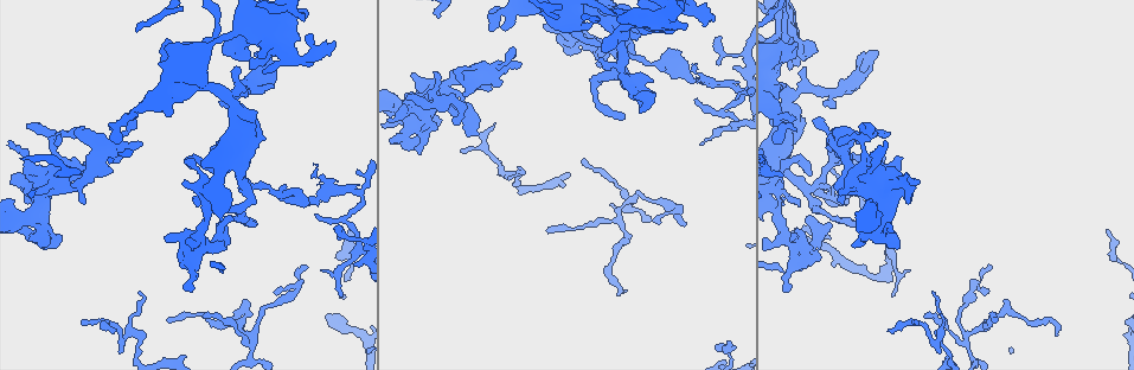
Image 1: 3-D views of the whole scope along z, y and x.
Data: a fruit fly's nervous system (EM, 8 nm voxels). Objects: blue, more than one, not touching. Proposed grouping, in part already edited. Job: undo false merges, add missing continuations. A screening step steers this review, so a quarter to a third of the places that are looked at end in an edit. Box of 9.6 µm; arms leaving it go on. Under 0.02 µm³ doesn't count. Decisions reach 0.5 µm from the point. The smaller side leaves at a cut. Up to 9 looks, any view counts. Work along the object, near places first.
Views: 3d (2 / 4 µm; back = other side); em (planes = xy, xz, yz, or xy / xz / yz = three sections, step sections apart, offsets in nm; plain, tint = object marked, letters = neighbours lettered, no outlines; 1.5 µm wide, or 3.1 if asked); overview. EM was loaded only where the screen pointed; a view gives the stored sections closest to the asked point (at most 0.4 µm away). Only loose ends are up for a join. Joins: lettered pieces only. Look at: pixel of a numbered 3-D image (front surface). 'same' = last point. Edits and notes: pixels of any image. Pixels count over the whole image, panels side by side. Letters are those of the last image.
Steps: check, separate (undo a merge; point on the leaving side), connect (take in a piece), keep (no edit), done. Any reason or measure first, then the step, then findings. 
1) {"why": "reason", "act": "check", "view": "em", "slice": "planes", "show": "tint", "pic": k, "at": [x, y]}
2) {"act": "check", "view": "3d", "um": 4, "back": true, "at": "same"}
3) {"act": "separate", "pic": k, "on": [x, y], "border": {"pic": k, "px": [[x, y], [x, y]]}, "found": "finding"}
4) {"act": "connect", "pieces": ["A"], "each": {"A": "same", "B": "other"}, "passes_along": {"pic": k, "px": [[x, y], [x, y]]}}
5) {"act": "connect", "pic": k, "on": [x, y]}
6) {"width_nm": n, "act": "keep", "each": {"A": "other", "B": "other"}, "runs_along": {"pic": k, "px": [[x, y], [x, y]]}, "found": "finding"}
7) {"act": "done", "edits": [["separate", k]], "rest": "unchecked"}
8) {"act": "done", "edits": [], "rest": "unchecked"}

{"why": "free end", "act": "check", "view": "3d", "um": 2, "pic": 1, "at": [522, 63]}

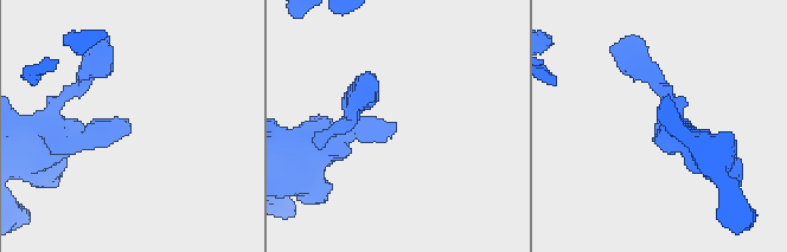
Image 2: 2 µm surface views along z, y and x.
{"why": "now the EM", "act": "check", "view": "em", "slice": "yz", "step": 4, "show": "plain", "pic": 2, "at": [126, 122]}

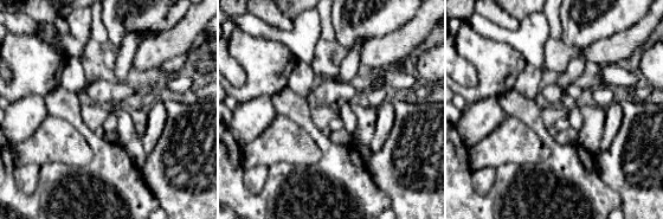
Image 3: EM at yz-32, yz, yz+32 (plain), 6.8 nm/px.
{"act": "check", "view": "em", "slice": "yz", "step": 4, "show": "letters", "at": "same"}

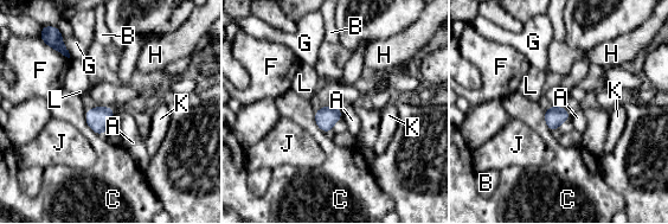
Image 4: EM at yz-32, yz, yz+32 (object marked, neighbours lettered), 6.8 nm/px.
{"width_nm": 140, "act": "keep", "each": {"A": "other", "B": "other", "C": "other", "F": "other", "G": "other", "H": "other", "J": "other", "K": "other", "L": "other"}, "border": {"pic": 4, "px": [[60, 40], [70, 57]]}, "found": "none of them fits"}

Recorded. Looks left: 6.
{"why": "free end", "act": "check", "view": "3d", "um": 2, "pic": 1, "at": [82, 201]}

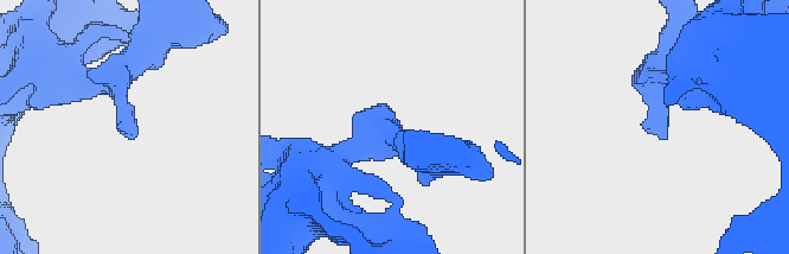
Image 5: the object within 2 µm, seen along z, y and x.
{"why": "now the EM", "act": "check", "view": "em", "slice": "planes", "show": "letters", "pic": 5, "at": [134, 136]}

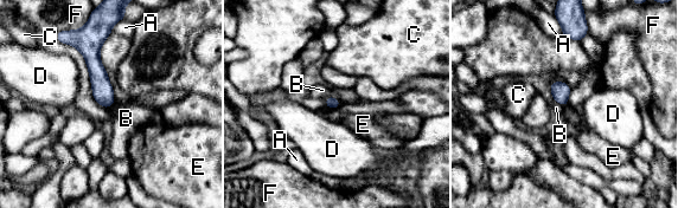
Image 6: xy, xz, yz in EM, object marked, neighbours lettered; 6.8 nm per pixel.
{"act": "keep", "each": {"A": "other", "B": "other", "C": "other", "D": "other", "E": "other", "F": "other"}, "runs_along": {"pic": 6, "px": [[103, 33], [94, 65], [107, 104]]}, "found": "none of them fits"}

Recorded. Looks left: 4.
{"why": "free end", "act": "check", "view": "3d", "um": 4, "pic": 1, "at": [468, 131]}

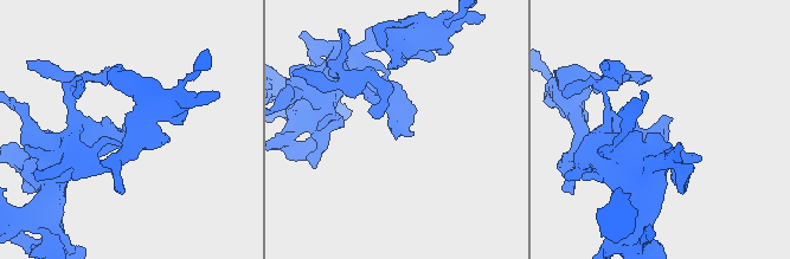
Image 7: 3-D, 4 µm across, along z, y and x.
{"act": "check", "view": "em", "slice": "planes", "show": "letters", "pic": 7, "at": [396, 131]}

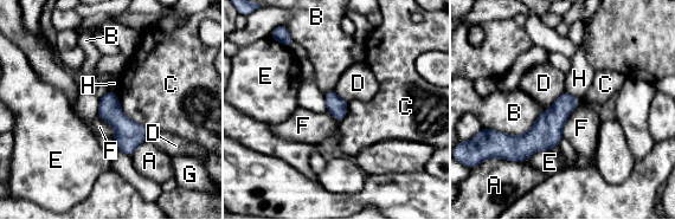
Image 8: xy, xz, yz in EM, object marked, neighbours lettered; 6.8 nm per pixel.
{"act": "keep", "each": {"A": "other", "B": "other", "C": "other", "D": "other", "E": "other", "F": "other", "G": "other", "H": "other"}, "runs_along": {"pic": 8, "px": [[577, 101], [531, 142], [503, 143]]}, "found": "none of them fits"}

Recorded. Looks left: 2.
{"act": "done", "edits": [], "rest": "unchecked"}

